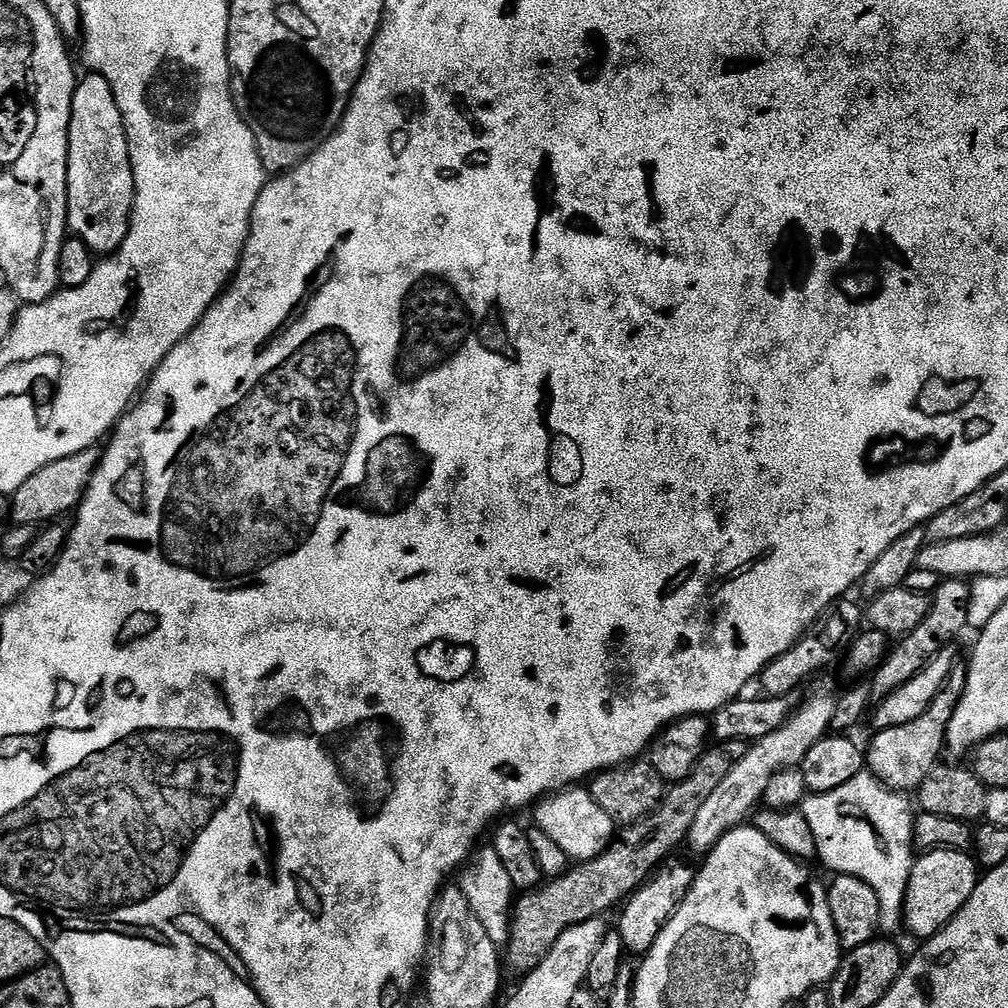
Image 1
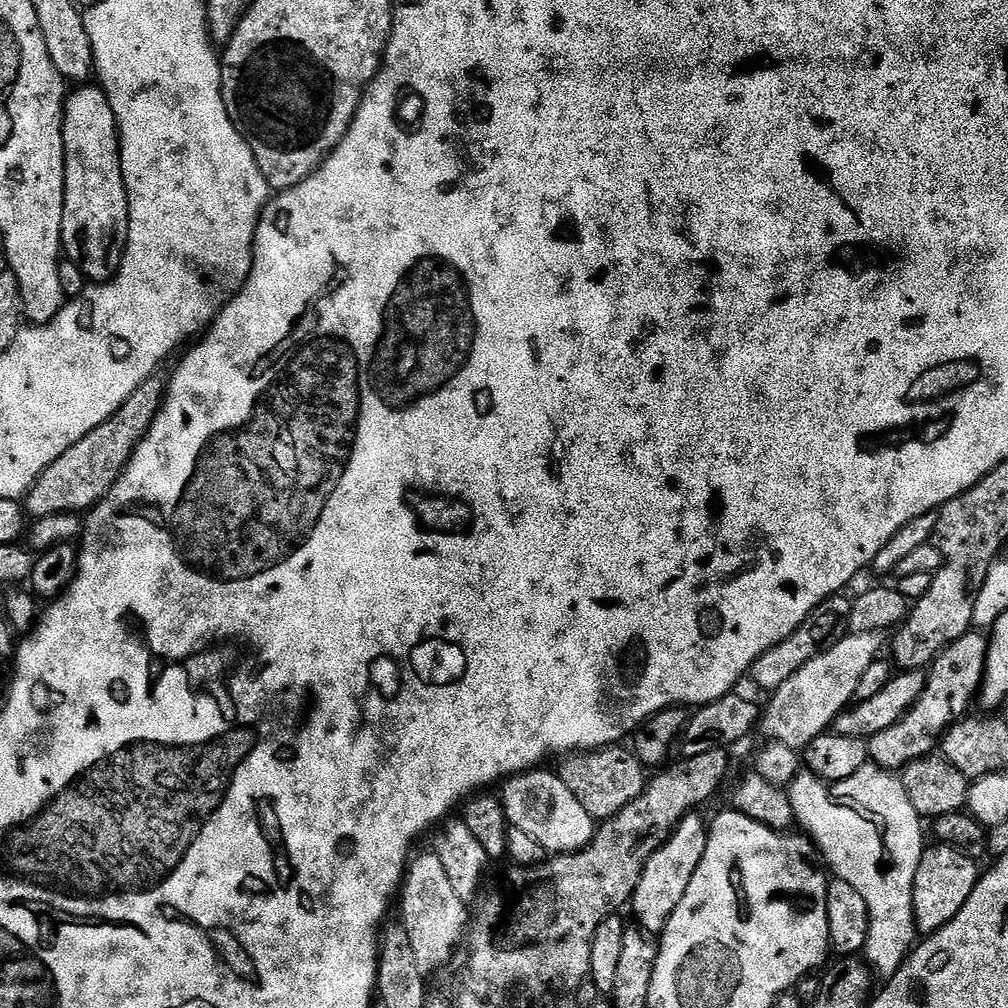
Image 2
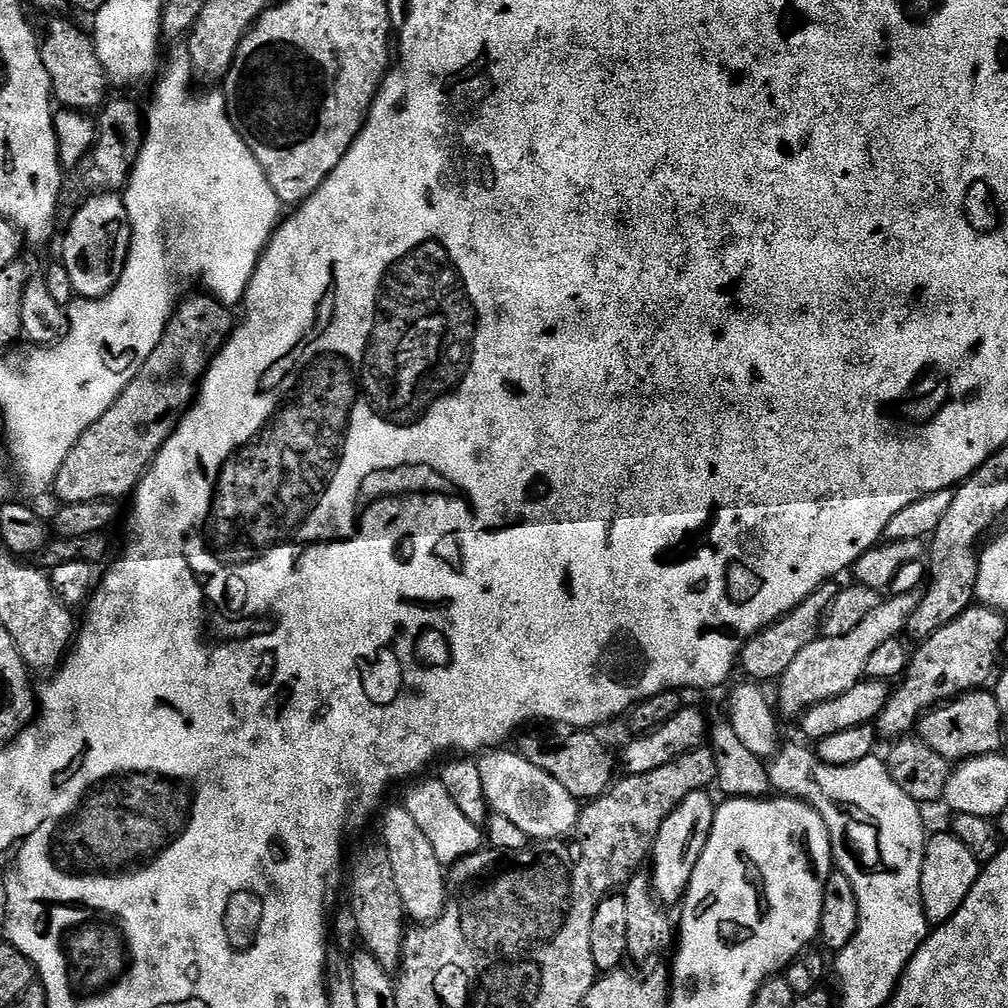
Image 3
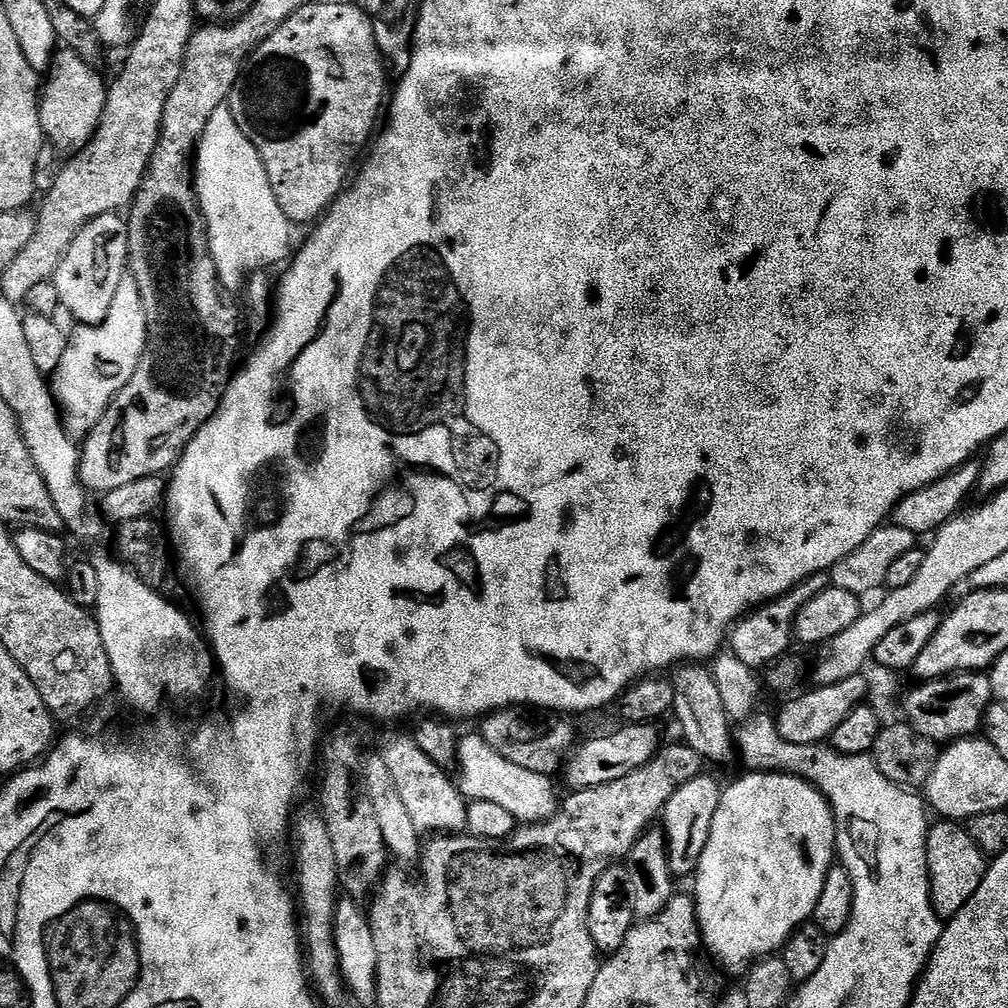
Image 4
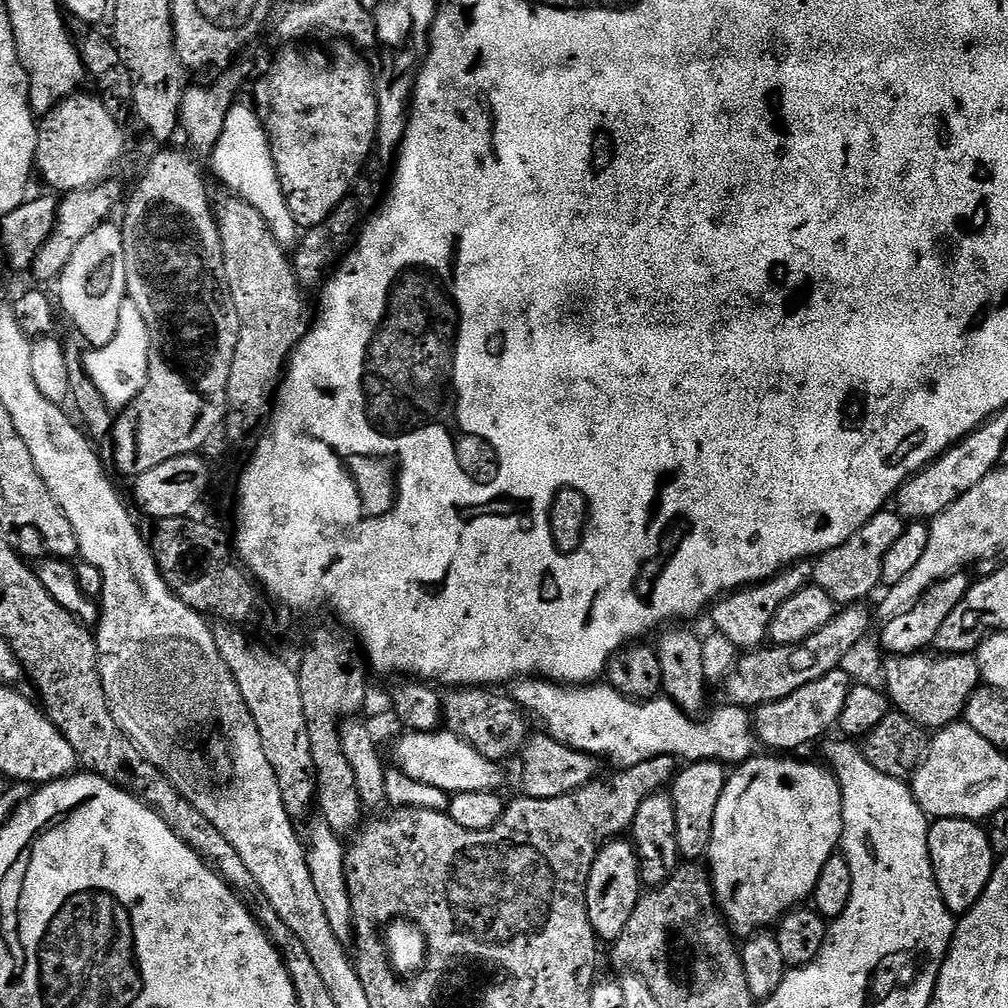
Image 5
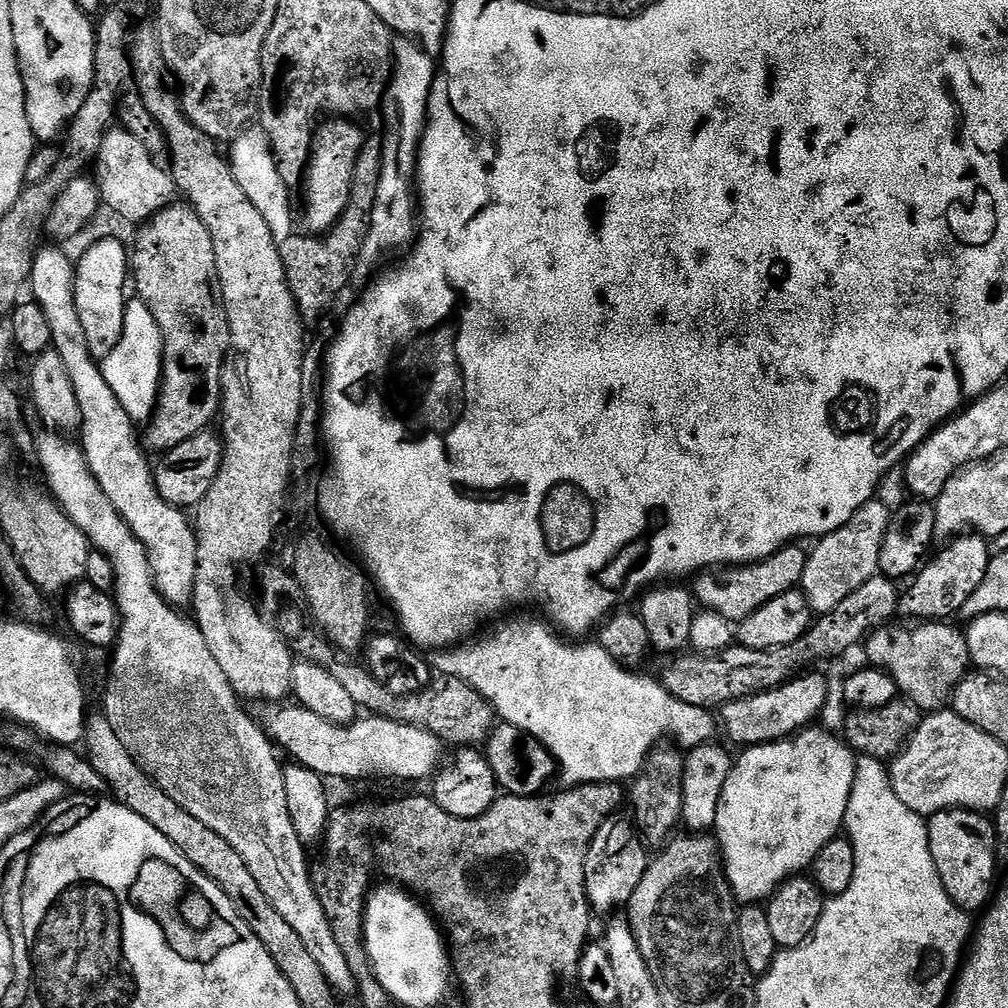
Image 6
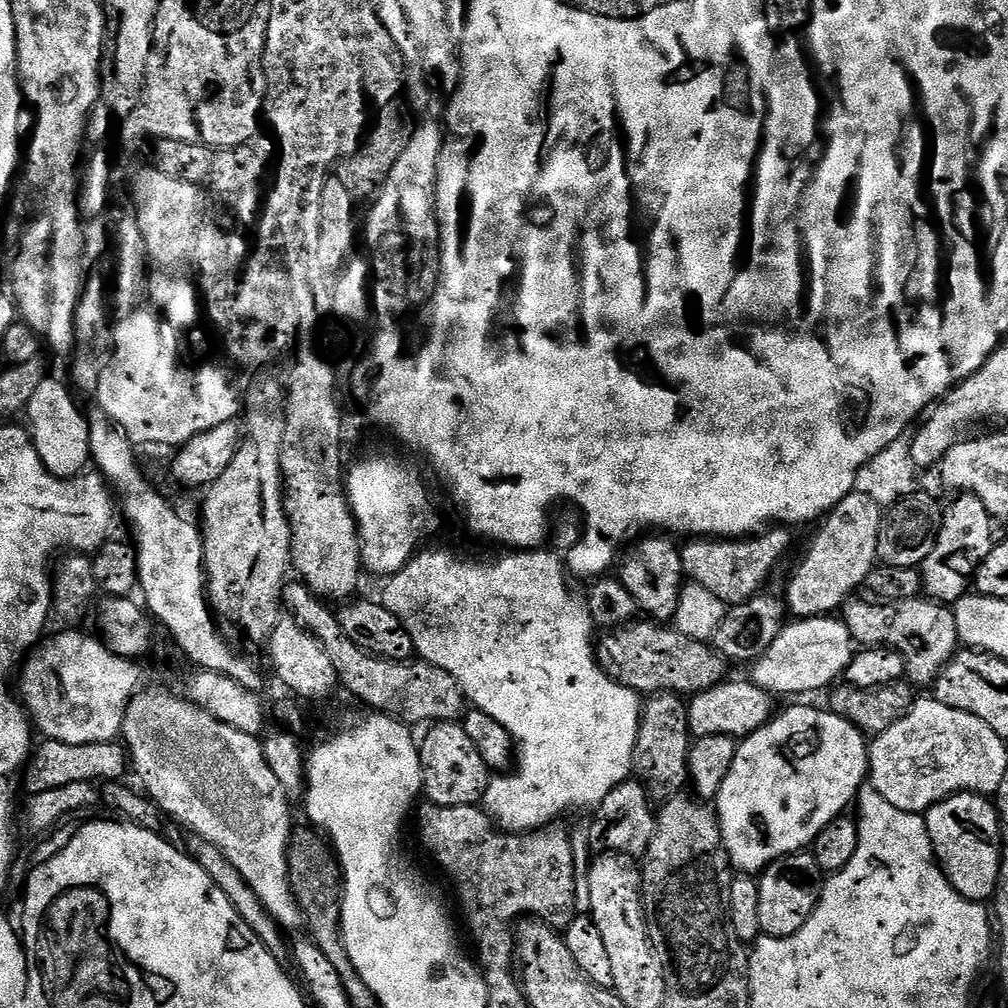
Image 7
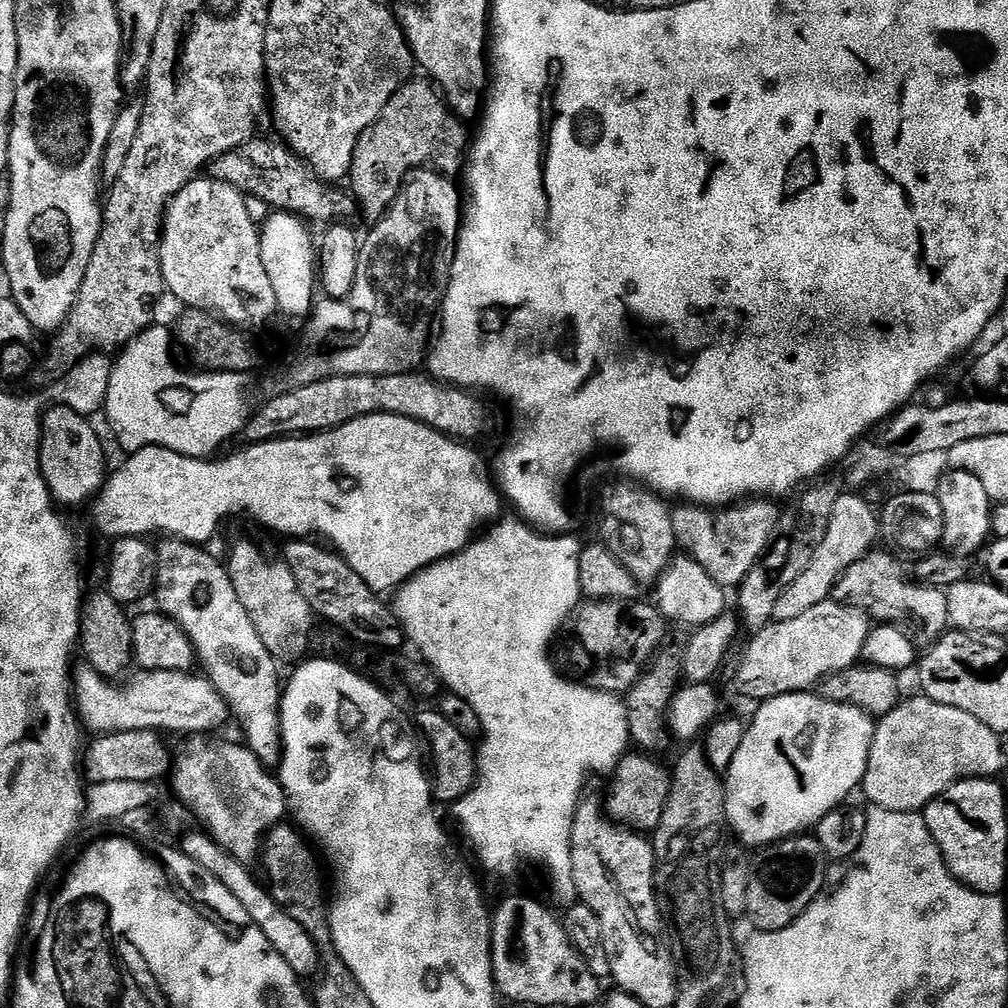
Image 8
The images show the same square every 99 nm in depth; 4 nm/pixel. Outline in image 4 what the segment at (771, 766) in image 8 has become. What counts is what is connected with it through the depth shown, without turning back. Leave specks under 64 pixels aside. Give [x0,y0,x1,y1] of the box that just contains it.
[694,771,837,974]

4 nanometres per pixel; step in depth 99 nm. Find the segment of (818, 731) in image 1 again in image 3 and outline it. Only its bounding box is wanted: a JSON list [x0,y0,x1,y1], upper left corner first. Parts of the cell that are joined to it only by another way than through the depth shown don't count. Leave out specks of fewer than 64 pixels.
[778,594,921,718]

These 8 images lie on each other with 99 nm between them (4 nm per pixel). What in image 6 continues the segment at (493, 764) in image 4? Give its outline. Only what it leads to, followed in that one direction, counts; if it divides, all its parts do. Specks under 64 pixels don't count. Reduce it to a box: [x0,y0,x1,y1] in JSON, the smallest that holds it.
[266,703,446,780]

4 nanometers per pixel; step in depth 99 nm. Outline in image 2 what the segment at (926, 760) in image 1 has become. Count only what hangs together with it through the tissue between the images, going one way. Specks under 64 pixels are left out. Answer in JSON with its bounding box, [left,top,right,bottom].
[868,630,988,774]

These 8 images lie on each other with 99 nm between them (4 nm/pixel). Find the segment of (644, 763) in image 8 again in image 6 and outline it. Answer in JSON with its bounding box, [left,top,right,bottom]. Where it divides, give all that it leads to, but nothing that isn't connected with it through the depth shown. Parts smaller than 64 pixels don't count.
[586,814,650,913]

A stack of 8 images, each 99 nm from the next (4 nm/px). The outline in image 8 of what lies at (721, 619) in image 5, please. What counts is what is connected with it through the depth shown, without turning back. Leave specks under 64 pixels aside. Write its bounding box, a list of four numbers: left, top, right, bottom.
[672,498,781,589]

